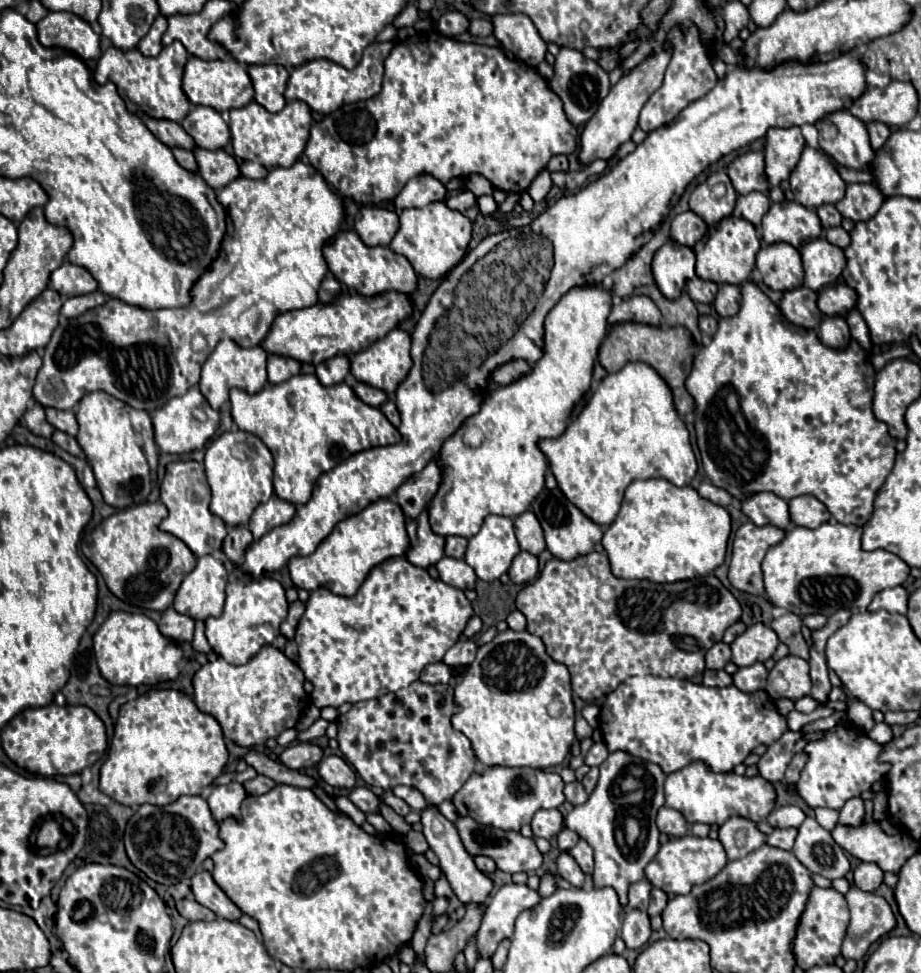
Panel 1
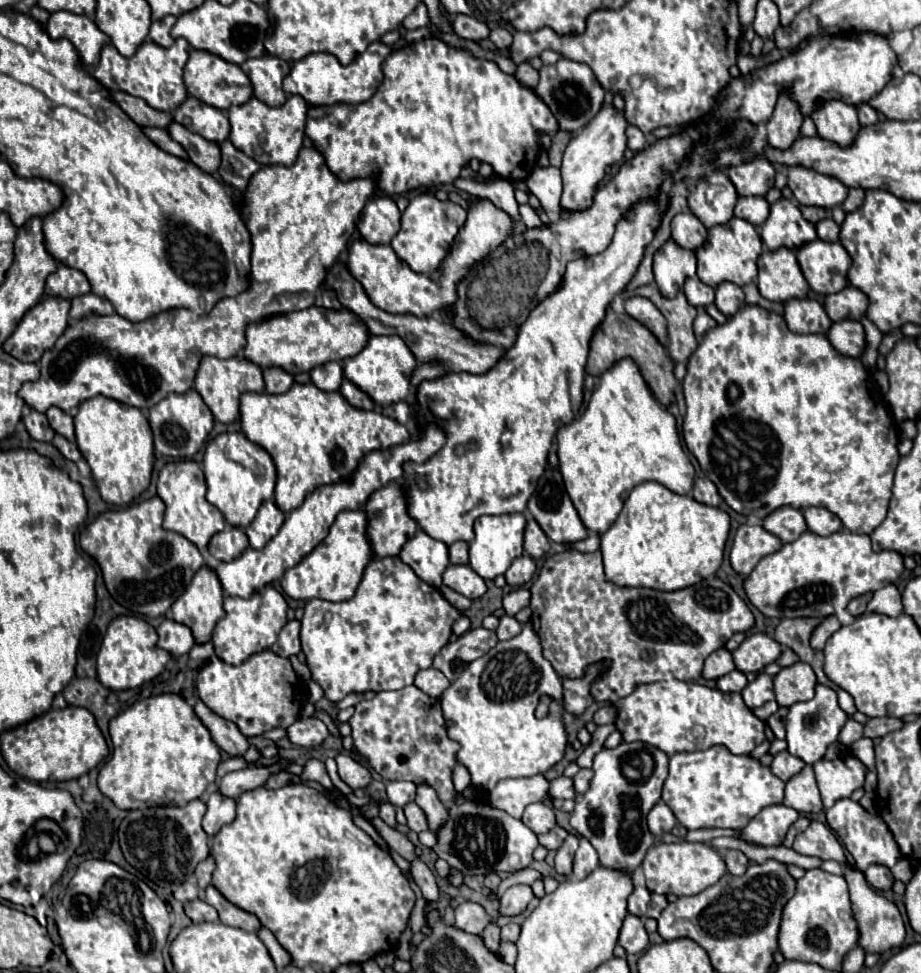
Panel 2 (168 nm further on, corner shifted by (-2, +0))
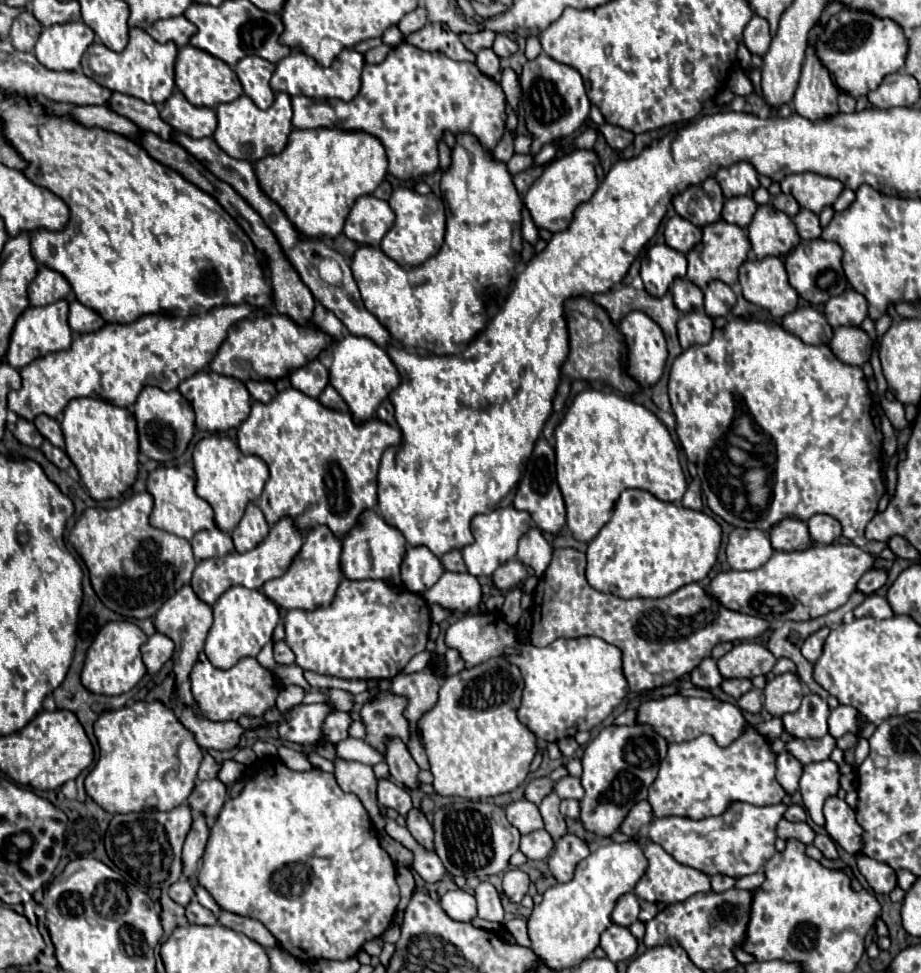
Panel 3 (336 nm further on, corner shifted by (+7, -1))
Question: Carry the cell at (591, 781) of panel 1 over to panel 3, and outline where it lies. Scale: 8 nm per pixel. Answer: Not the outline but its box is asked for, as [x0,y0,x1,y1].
[556,777,584,799]

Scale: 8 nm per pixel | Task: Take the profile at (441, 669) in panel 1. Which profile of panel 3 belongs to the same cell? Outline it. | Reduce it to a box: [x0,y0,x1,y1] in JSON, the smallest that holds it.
[390,671,442,769]

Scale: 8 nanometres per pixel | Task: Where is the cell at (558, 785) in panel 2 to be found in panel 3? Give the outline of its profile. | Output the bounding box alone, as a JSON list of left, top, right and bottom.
[524,777,554,803]

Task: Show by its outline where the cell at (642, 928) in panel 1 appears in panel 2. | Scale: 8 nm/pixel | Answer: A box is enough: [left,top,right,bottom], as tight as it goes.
[619,914,649,954]

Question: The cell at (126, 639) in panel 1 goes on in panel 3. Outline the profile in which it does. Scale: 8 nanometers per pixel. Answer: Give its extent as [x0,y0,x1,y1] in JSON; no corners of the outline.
[80,621,148,695]

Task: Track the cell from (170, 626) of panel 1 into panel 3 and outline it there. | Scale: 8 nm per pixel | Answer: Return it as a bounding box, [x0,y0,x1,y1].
[142,633,174,675]

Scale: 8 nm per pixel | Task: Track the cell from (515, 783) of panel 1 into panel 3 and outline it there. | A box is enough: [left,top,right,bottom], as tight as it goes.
[560,799,580,821]

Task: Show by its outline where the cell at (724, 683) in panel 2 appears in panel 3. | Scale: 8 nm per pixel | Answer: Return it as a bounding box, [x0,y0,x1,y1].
[722,679,752,699]

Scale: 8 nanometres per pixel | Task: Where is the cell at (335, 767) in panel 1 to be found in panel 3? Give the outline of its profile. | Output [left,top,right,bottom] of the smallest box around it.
[334,759,386,829]

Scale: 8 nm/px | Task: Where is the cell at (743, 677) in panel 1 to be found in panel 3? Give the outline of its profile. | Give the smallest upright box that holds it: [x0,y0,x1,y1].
[738,689,764,713]

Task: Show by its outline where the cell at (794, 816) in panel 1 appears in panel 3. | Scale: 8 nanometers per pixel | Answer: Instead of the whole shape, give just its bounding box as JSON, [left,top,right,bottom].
[648,801,784,879]

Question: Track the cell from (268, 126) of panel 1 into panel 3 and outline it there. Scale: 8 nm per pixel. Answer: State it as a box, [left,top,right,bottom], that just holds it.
[212,93,292,163]

